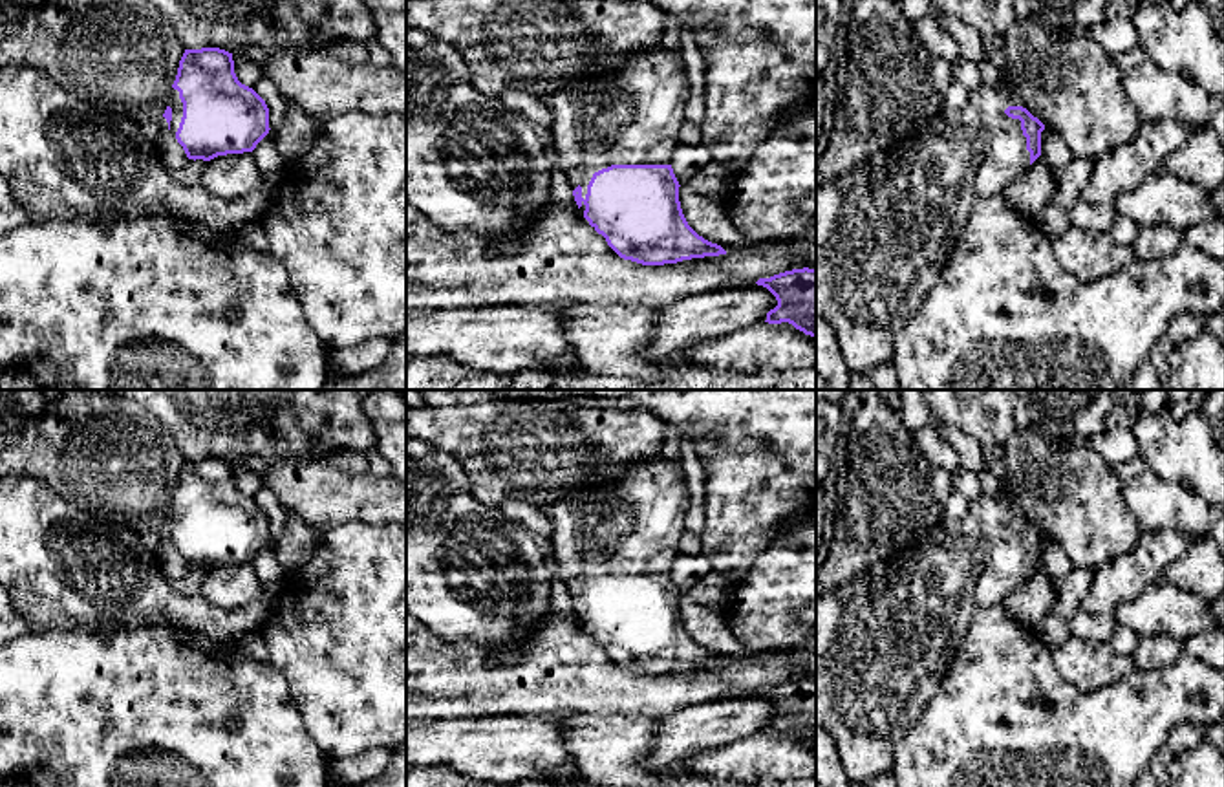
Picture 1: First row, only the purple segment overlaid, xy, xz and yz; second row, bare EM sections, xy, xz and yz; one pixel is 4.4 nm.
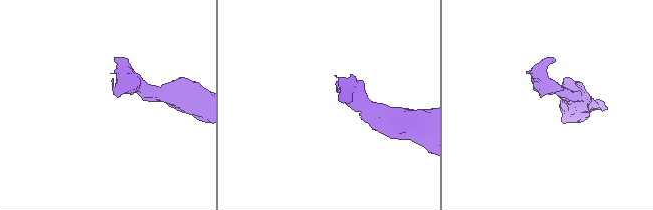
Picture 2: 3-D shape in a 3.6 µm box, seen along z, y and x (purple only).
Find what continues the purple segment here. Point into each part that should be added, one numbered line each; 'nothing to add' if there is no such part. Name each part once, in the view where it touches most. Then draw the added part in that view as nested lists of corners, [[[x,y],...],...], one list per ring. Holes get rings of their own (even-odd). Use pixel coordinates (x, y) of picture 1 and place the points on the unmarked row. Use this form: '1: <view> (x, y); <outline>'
1: xz (632, 526); [[[660,454],[631,465],[611,483],[593,485],[540,507],[553,525],[551,562],[556,564],[571,600],[580,595],[585,609],[593,584],[611,575],[670,575],[688,509],[684,474]]]

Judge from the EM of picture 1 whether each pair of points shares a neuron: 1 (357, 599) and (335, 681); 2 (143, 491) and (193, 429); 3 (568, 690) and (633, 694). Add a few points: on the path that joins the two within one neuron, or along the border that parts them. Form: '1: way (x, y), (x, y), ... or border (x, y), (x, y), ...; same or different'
1: way (357, 619), (357, 654), (350, 661); same
2: border (150, 414), (171, 432), (185, 458); different
3: way (584, 690), (617, 690); same

